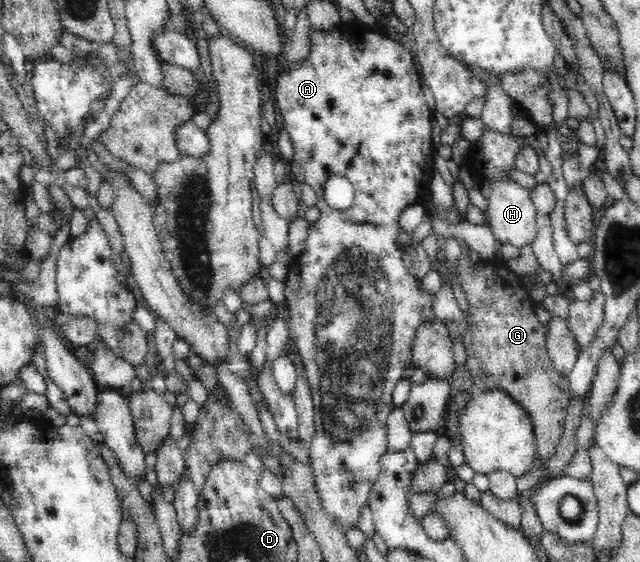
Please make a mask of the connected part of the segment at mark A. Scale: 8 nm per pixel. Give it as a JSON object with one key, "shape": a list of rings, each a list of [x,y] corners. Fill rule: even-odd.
{"shape":[[[356,28],[356,30],[332,30],[330,32],[320,32],[320,30],[310,30],[310,54],[309,58],[298,63],[288,64],[288,70],[278,76],[278,80],[273,80],[273,76],[268,76],[272,83],[272,93],[275,104],[278,104],[286,131],[289,133],[293,143],[293,156],[288,161],[287,170],[290,178],[295,184],[309,184],[317,195],[317,208],[320,211],[318,220],[309,226],[305,249],[296,257],[289,266],[288,276],[285,278],[285,300],[290,309],[290,323],[288,329],[302,356],[307,376],[308,384],[312,391],[314,405],[314,420],[316,423],[316,436],[309,444],[310,458],[312,466],[313,486],[321,510],[337,524],[337,528],[345,532],[358,522],[358,516],[362,506],[367,504],[373,484],[380,474],[380,462],[384,454],[388,452],[386,419],[395,406],[392,404],[392,392],[397,382],[403,379],[404,370],[411,366],[410,357],[412,351],[413,338],[416,336],[417,327],[425,321],[438,320],[434,313],[435,295],[430,295],[420,287],[422,281],[416,279],[404,266],[402,261],[402,246],[398,243],[400,234],[400,216],[407,208],[416,203],[422,203],[422,198],[428,192],[429,180],[434,172],[435,148],[432,146],[432,114],[430,108],[426,106],[424,94],[422,94],[422,80],[415,68],[415,62],[408,49],[390,39],[384,31],[371,30],[368,28]],[[332,175],[342,175],[352,183],[354,187],[353,204],[347,210],[336,210],[326,203],[324,195],[325,182]]]}

